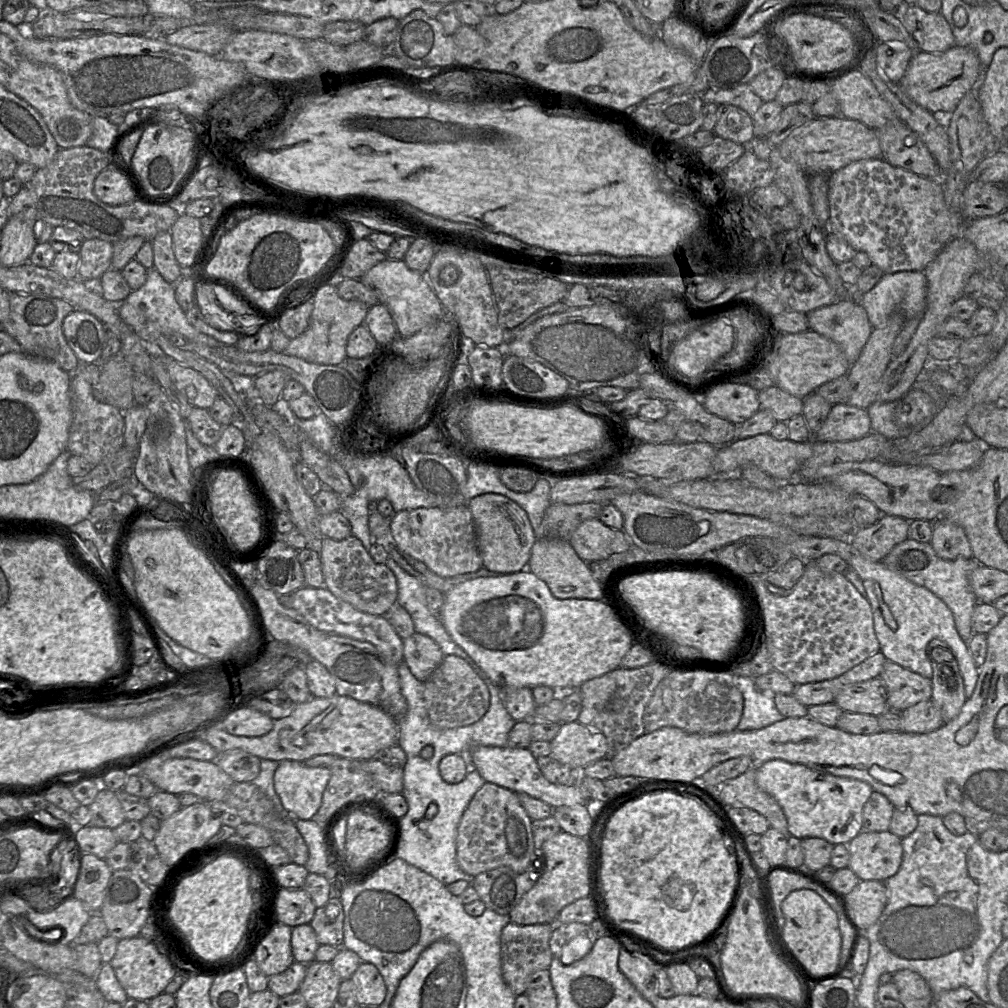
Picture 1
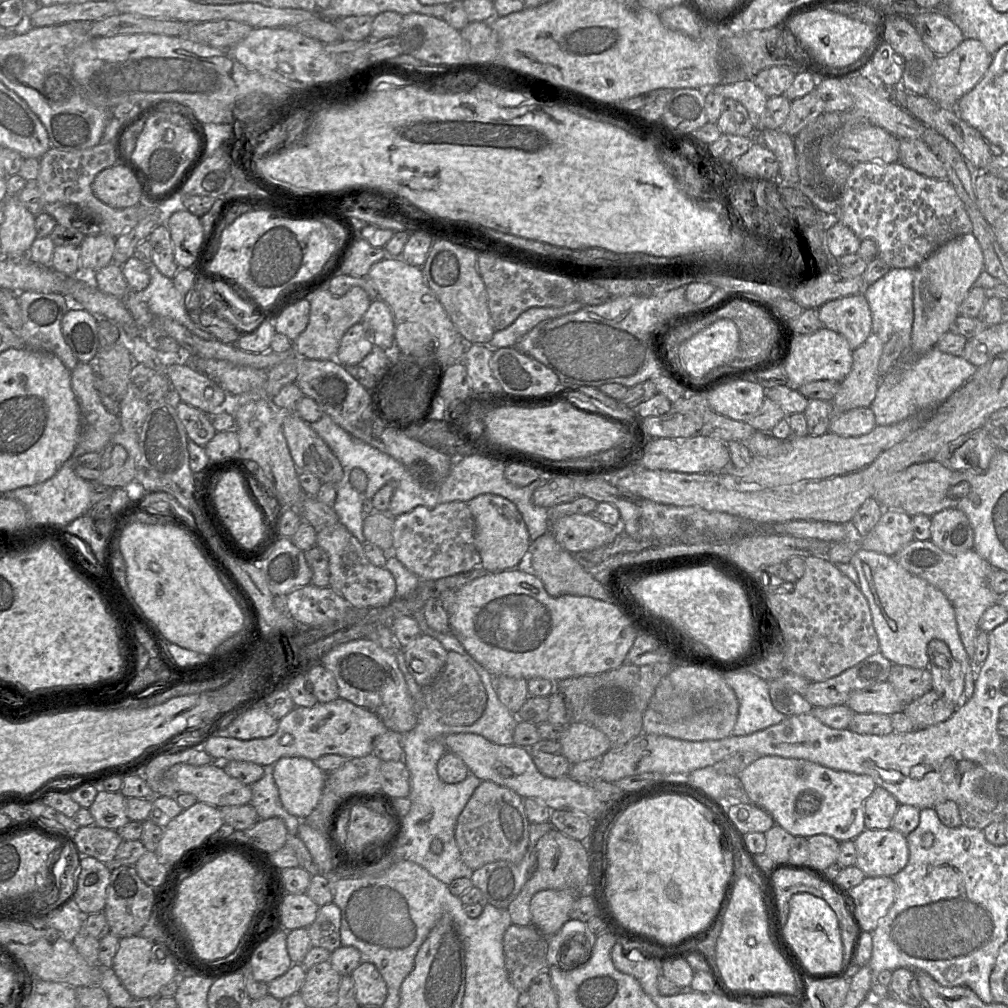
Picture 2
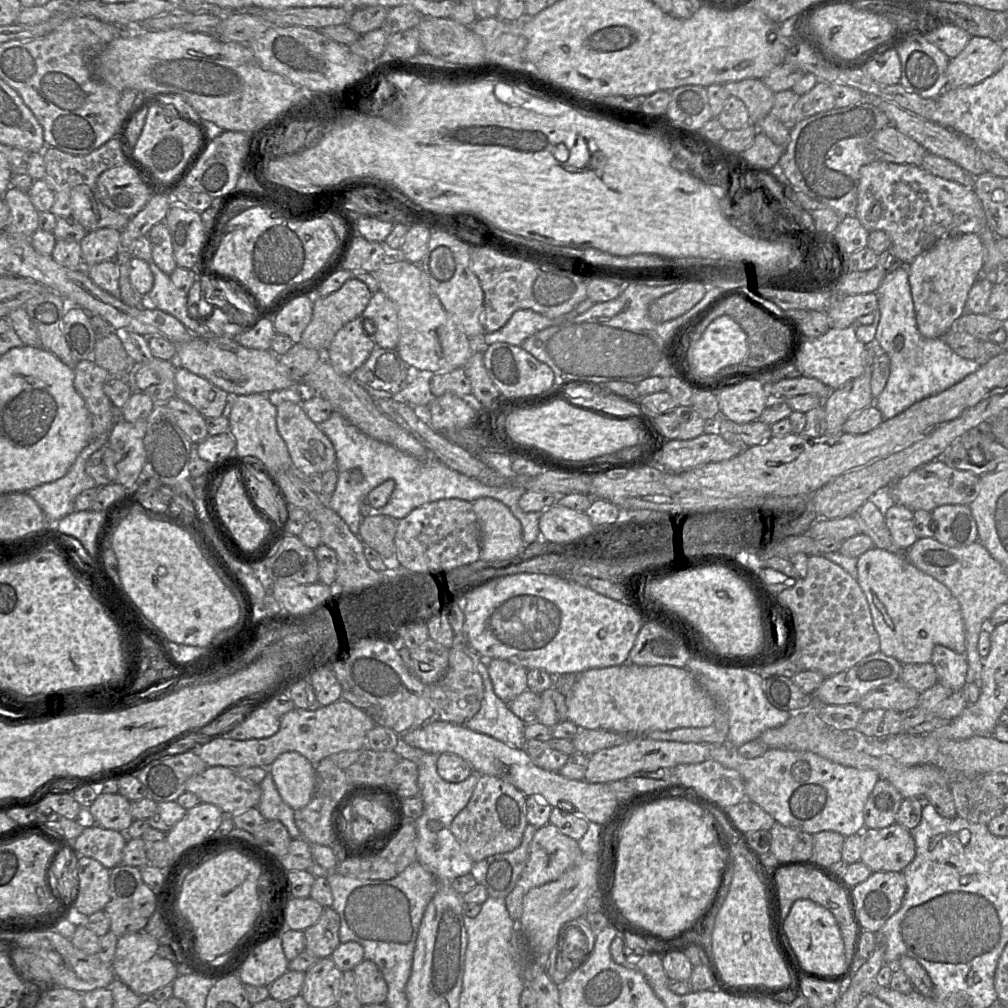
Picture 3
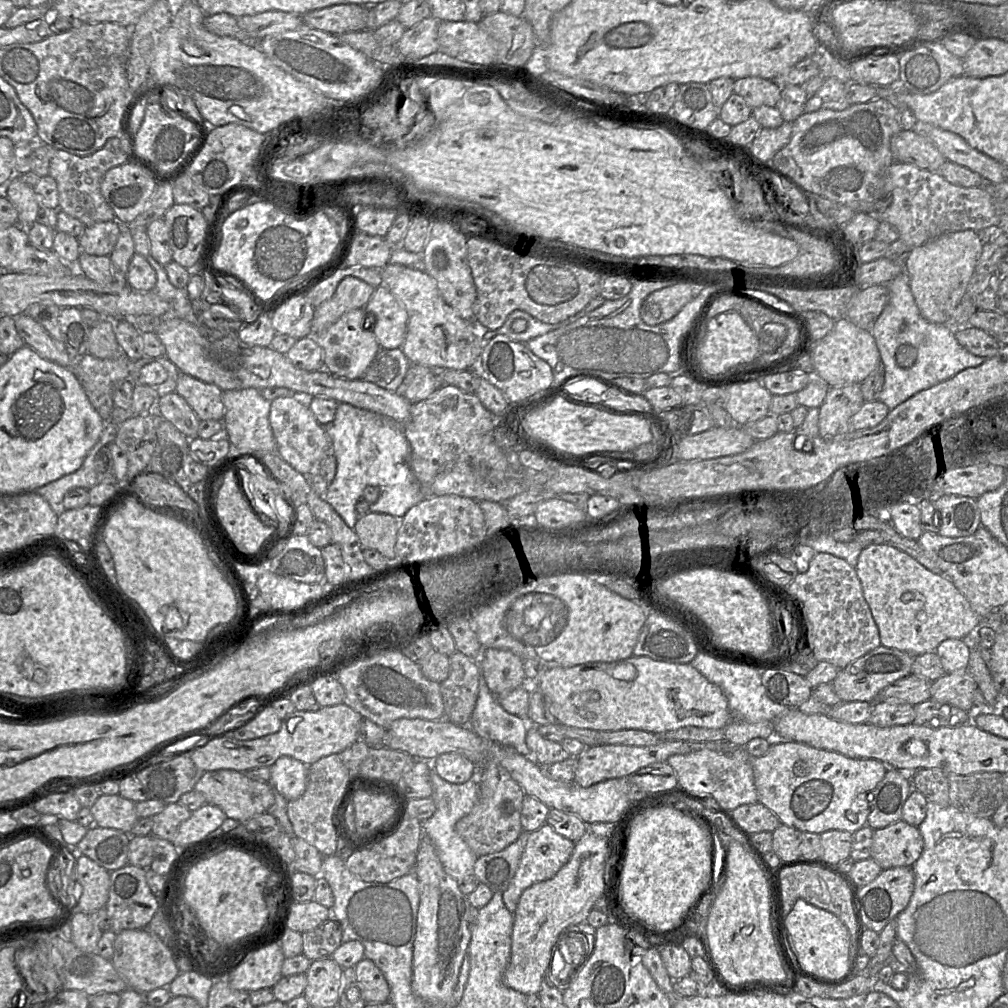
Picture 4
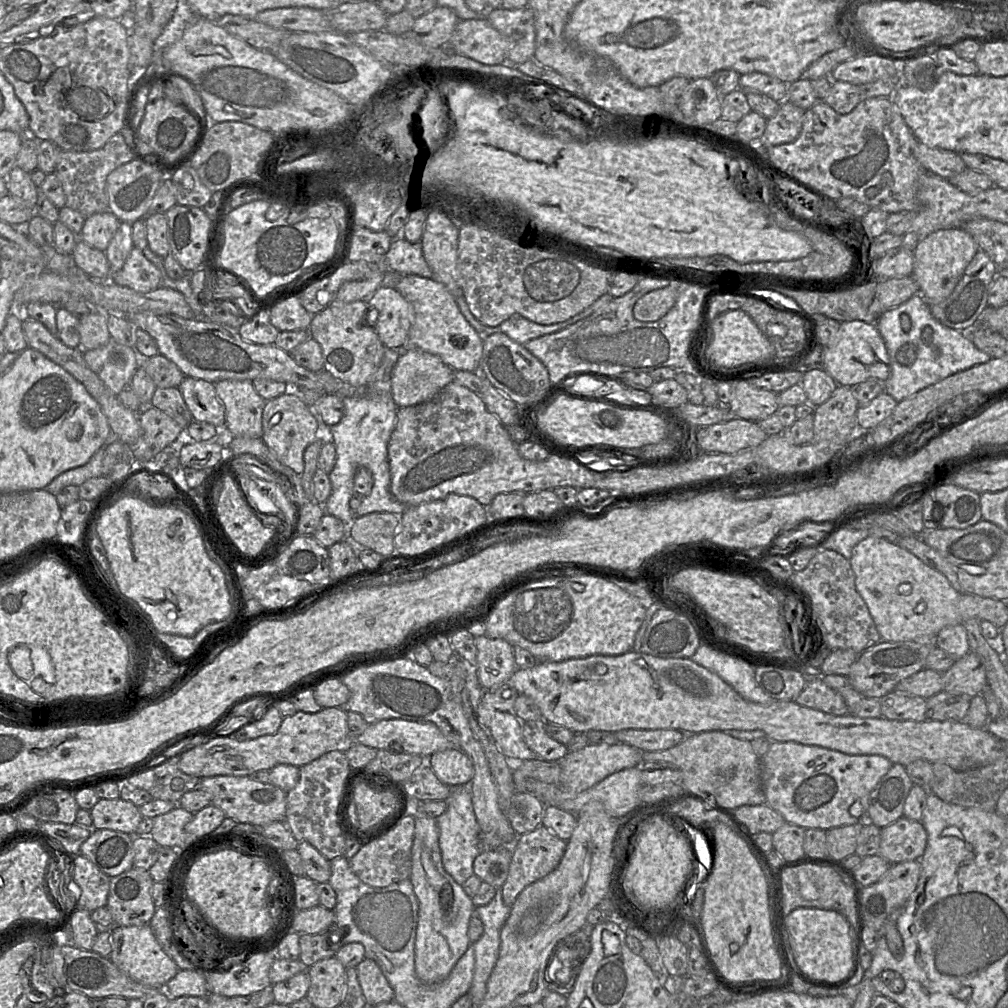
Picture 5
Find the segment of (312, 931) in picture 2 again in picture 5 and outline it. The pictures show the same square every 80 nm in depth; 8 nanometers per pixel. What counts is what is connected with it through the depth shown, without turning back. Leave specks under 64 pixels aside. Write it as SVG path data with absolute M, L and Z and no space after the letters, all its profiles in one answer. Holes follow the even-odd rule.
M336 923L325 931L316 934L300 934L299 959L307 966L316 962L334 957L336 952L347 943L343 943L344 930Z

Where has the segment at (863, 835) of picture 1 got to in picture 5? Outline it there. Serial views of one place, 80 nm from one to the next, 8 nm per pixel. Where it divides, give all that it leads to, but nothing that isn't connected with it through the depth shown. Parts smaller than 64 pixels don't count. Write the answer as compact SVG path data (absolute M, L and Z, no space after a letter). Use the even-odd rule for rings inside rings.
M902 817L881 829L878 855L891 865L920 860L927 846L928 835L922 822Z

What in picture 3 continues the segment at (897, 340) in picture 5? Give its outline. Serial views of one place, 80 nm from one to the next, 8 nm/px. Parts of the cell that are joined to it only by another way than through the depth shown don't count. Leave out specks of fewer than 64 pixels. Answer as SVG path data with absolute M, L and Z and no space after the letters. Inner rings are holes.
M901 266L887 274L875 293L880 320L874 339L890 358L890 374L886 386L874 400L874 405L885 420L895 417L920 400L949 389L982 367L974 360L957 355L943 338L925 338L920 334L908 266Z

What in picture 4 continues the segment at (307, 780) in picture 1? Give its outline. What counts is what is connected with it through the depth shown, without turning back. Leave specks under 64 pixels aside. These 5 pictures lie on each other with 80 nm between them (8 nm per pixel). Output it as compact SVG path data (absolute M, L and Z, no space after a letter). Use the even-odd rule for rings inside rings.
M282 756L270 767L269 783L288 801L303 795L307 785L308 766L290 756Z

